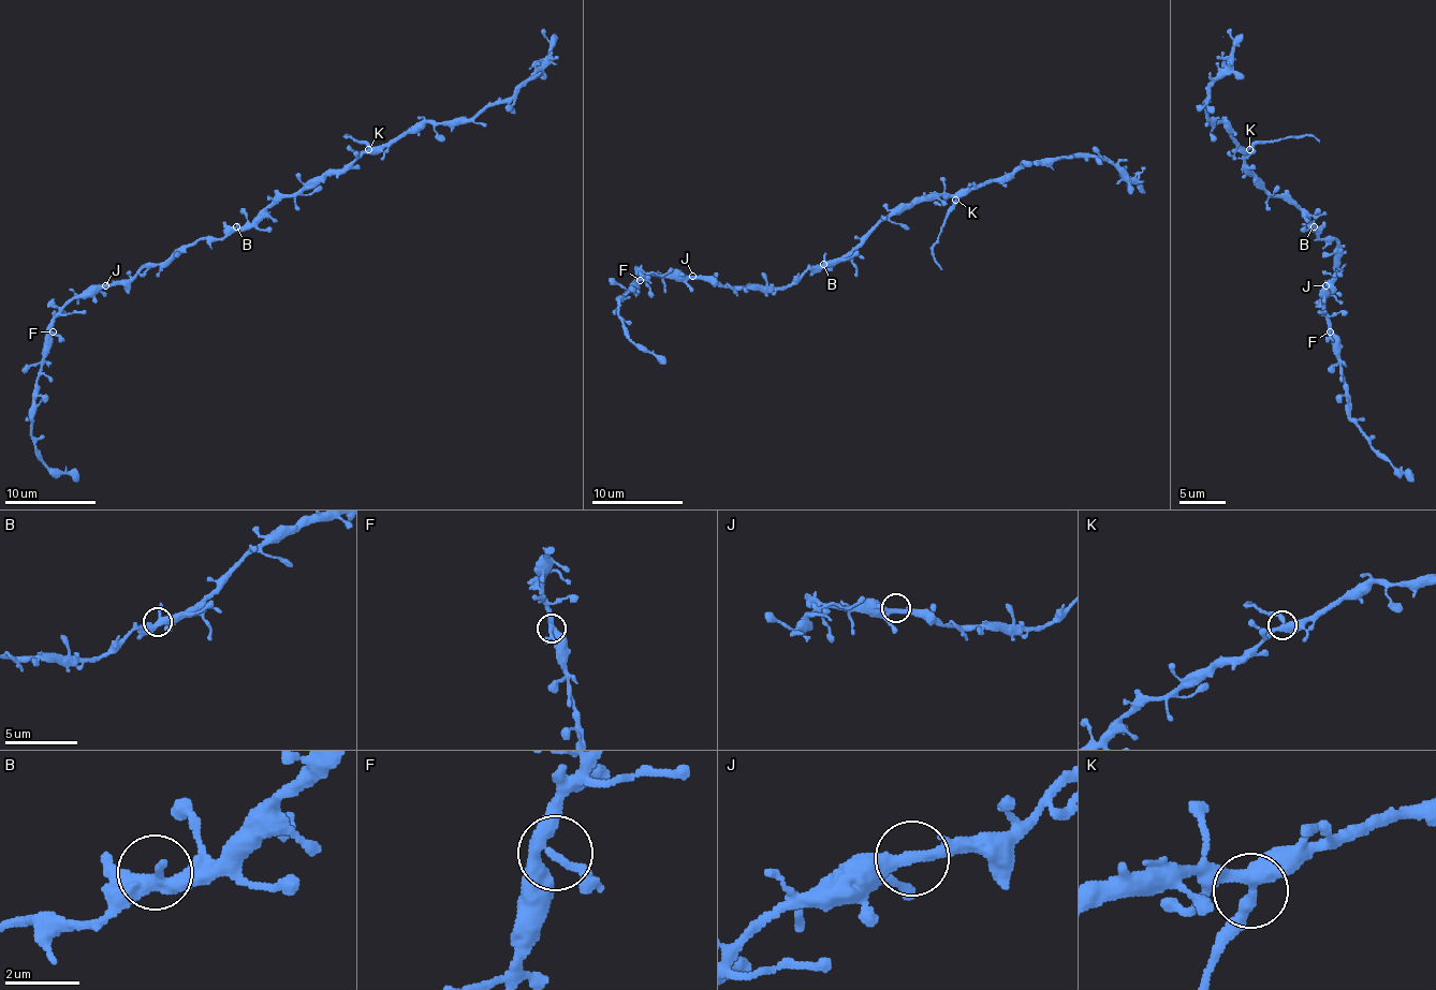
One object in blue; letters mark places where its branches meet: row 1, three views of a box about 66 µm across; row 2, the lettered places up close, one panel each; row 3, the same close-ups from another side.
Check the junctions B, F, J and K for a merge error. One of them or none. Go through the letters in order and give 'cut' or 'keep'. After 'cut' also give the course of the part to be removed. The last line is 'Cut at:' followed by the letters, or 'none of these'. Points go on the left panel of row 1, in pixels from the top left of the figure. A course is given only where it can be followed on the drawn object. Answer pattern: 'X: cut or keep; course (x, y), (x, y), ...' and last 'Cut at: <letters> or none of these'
B: keep
F: keep
J: keep
K: cut; course (369, 148), (346, 136), (348, 134), (355, 142)
Cut at: K

